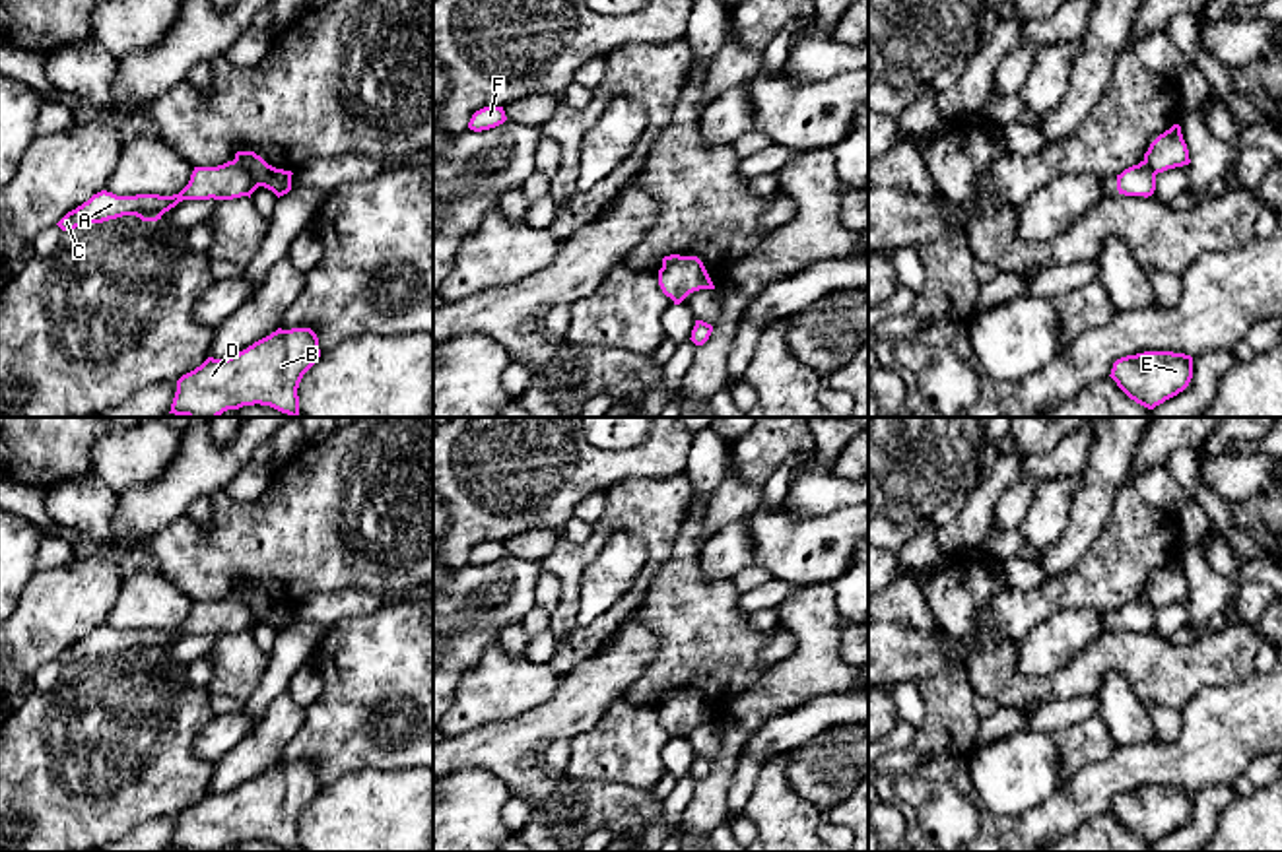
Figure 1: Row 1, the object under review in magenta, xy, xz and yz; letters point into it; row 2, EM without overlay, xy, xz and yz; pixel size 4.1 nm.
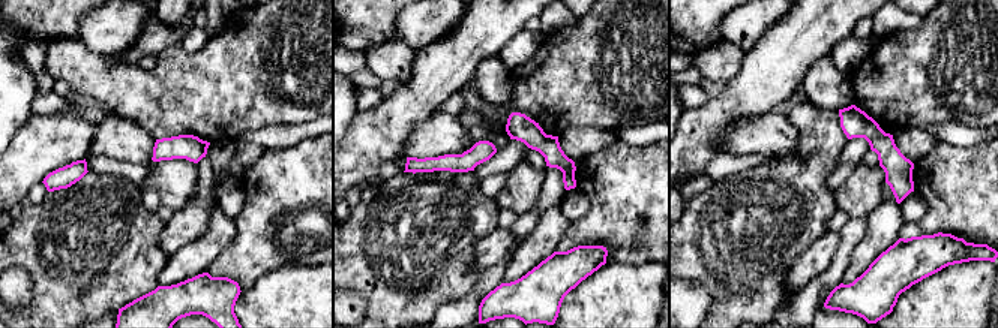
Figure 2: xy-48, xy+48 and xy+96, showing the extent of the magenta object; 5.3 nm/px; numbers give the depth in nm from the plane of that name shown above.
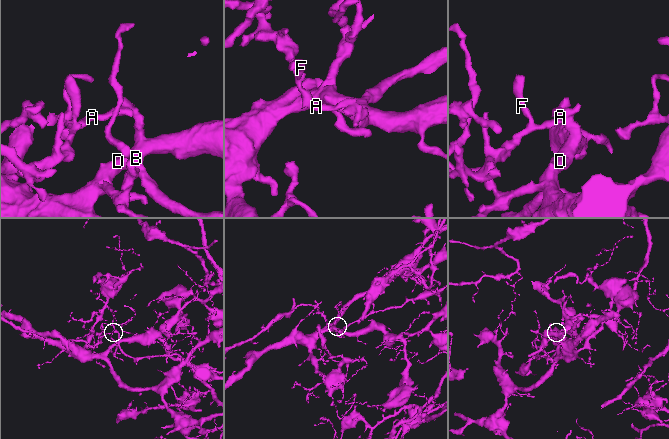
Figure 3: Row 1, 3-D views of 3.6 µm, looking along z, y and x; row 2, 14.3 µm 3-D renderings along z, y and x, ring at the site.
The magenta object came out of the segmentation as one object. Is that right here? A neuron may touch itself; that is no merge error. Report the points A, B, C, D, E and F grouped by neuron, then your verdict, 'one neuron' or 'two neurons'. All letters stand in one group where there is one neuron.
groups A C F / B D E; two neurons

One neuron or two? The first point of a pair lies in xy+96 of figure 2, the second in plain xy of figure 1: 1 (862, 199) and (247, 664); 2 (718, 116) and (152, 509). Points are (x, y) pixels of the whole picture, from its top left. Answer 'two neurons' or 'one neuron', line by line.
1: one neuron
2: one neuron

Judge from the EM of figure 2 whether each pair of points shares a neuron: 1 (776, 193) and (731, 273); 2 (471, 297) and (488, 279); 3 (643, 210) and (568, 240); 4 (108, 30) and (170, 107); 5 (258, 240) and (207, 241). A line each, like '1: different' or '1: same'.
1: same
2: same
3: same
4: different
5: different

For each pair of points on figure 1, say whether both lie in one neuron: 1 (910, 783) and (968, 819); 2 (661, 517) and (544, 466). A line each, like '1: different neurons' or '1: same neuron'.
1: same neuron
2: different neurons

